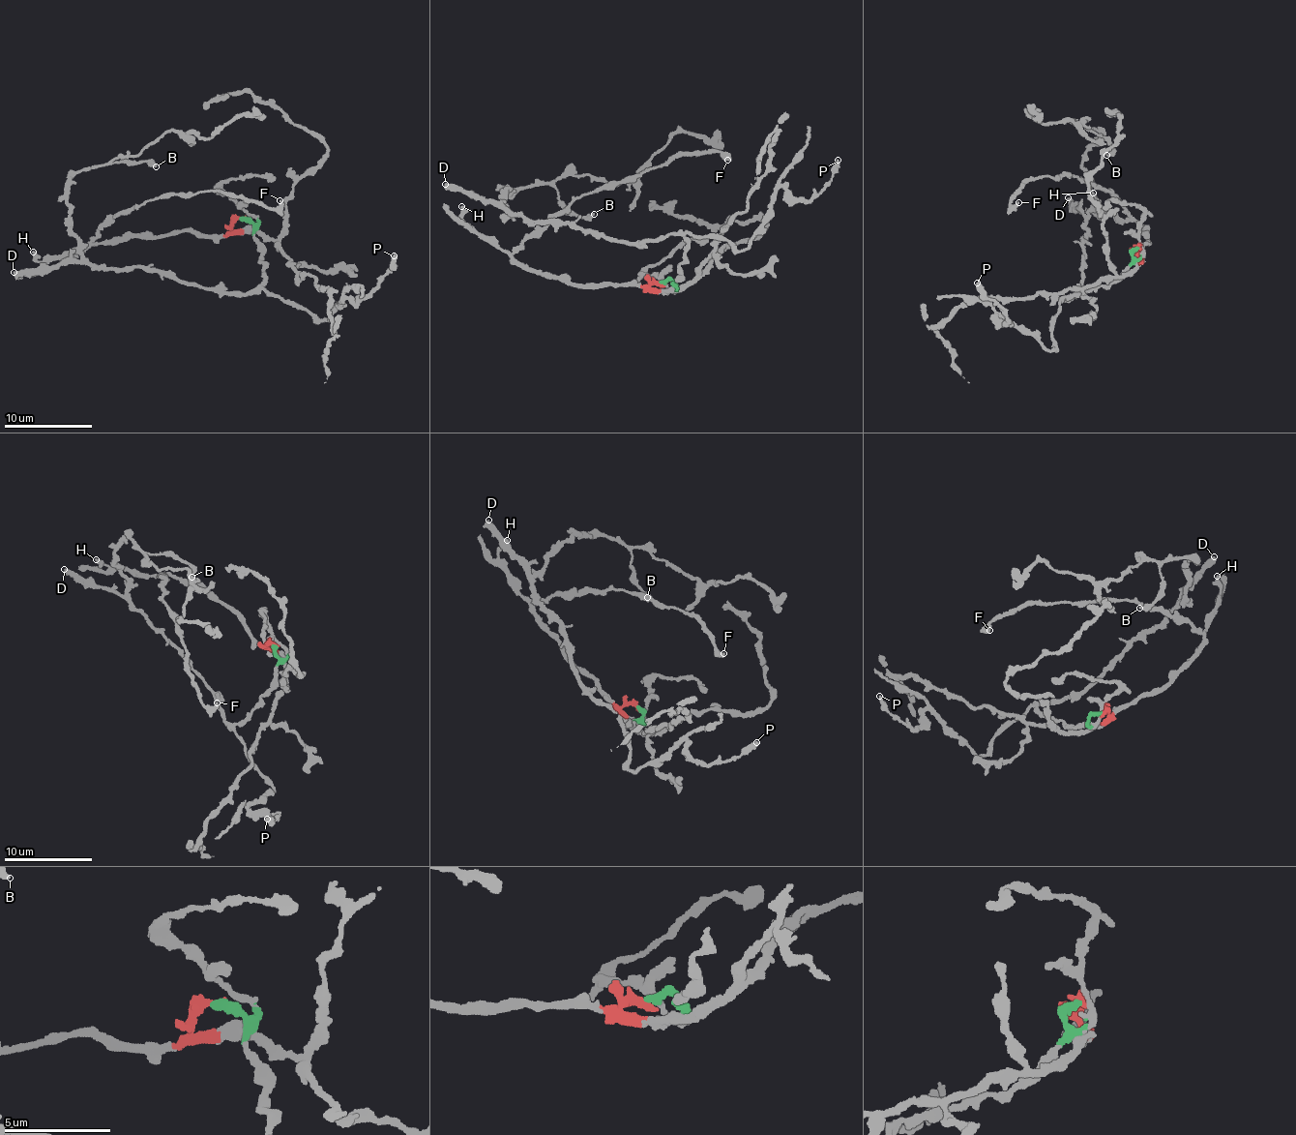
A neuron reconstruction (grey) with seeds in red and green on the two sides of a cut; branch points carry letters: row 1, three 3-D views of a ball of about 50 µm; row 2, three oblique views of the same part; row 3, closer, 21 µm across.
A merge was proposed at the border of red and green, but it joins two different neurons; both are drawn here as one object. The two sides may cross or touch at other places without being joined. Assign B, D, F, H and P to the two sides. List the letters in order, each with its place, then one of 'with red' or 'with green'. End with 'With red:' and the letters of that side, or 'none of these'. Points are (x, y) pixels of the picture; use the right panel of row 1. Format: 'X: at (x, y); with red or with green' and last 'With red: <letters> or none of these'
B: at (1106, 155); with green
D: at (1068, 197); with green
F: at (1018, 202); with red
H: at (1093, 193); with red
P: at (977, 283); with green
With red: F, H

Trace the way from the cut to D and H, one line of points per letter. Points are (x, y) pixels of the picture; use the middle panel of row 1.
D: (660, 283), (680, 277), (688, 240), (678, 234), (607, 240), (566, 223), (526, 221), (444, 185)
H: (660, 283), (575, 283), (527, 271), (506, 252), (465, 224), (461, 205)

